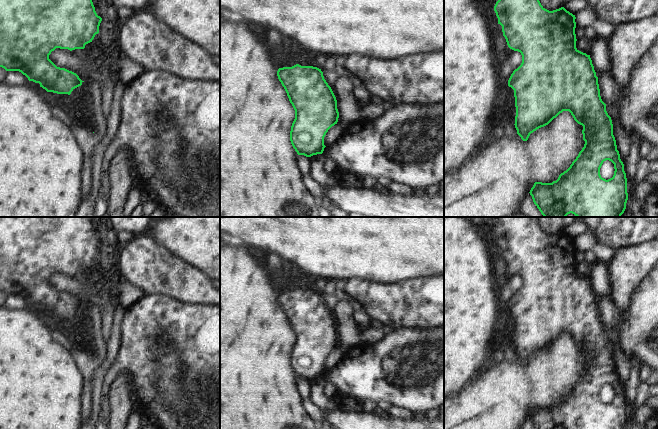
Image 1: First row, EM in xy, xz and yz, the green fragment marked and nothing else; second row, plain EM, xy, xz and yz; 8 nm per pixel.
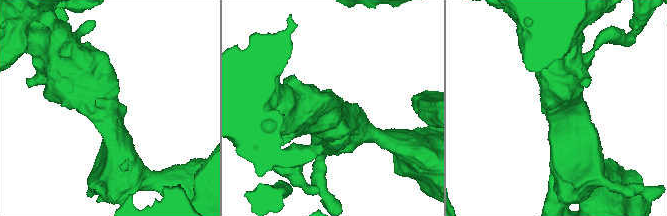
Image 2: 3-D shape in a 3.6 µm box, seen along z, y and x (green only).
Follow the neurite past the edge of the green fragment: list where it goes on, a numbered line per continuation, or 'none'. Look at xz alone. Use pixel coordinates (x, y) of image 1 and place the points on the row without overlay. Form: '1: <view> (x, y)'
none

